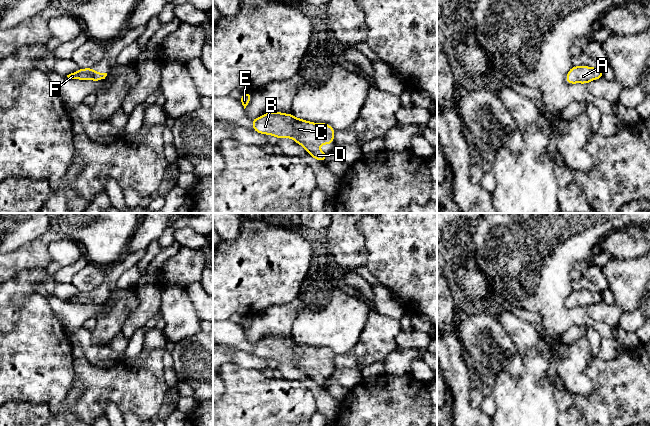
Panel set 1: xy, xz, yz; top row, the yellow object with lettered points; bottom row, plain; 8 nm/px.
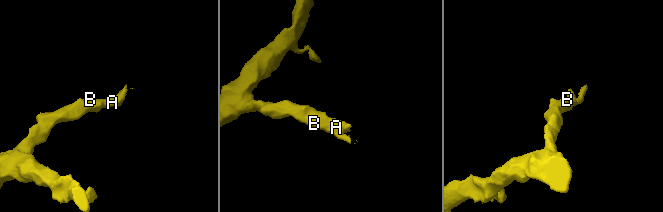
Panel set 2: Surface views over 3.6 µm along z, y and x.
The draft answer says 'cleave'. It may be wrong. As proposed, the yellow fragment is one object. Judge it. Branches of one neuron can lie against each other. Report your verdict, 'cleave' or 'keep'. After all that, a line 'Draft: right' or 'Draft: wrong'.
keep
Draft: wrong

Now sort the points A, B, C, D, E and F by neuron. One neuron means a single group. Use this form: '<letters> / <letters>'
A B C D E F

